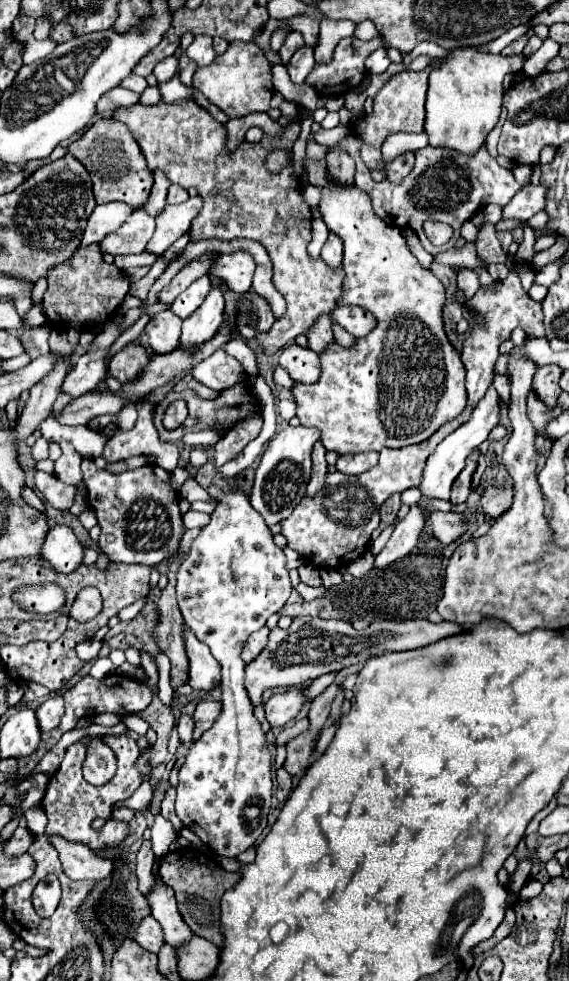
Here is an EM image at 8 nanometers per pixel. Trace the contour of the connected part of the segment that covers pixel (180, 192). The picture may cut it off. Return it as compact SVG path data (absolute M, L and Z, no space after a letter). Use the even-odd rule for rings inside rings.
M179 185L169 187L169 195L167 195L169 205L177 205L177 203L183 203L187 199L189 199L189 195L187 195L187 191L183 187L179 187Z

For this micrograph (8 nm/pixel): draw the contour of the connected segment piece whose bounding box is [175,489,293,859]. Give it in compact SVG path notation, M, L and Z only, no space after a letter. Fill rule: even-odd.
M241 489L227 491L177 573L177 601L185 625L211 649L221 665L223 713L187 753L187 761L179 771L175 811L185 827L199 835L217 857L235 859L259 839L267 825L273 787L271 753L243 687L245 663L241 649L247 637L287 603L291 589L285 555L273 543L263 517L251 507ZM249 805L257 805L261 811L255 827L243 815Z

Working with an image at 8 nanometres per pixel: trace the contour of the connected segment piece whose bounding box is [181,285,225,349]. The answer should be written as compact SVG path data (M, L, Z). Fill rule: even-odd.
M211 287L211 293L205 297L203 305L185 319L183 323L183 335L181 335L181 347L191 349L207 339L211 339L219 325L223 323L223 311L225 311L225 299L221 287Z

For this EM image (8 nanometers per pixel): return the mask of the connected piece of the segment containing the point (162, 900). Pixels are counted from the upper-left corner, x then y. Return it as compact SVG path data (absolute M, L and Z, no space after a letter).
M157 881L155 889L147 895L147 899L149 899L149 905L151 905L151 913L161 923L163 933L165 933L165 941L171 947L177 949L179 945L191 941L193 933L191 933L191 929L187 929L187 923L183 921L183 917L177 909L175 893L173 893L171 887Z

